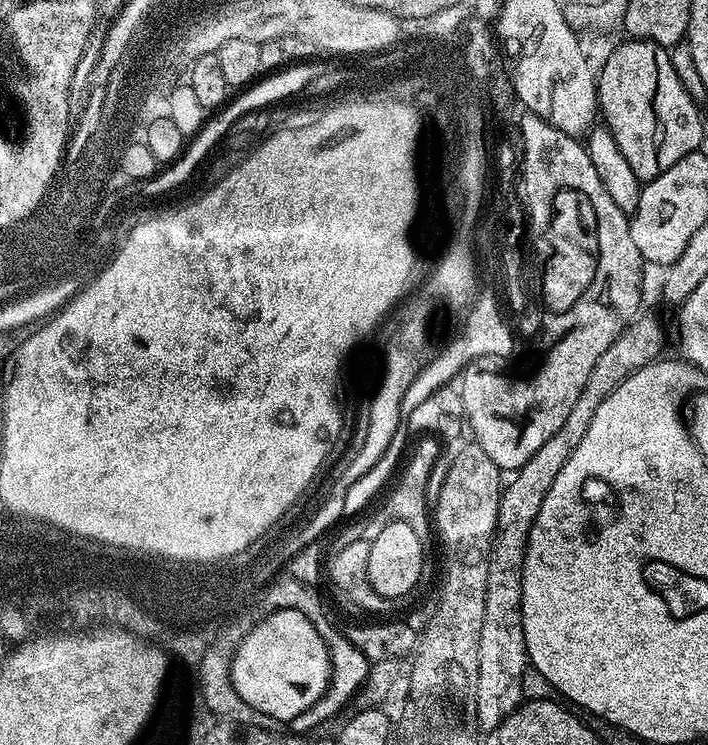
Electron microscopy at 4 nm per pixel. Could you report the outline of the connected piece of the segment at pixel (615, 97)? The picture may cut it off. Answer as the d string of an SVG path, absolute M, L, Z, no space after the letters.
M625 39L625 44L620 44L608 57L604 60L604 65L599 66L598 75L596 76L596 102L598 105L599 115L603 118L603 127L614 138L614 142L618 142L618 150L622 150L622 154L626 154L626 162L630 162L630 170L634 170L634 174L641 182L653 180L654 174L654 146L652 146L652 114L650 114L650 106L648 106L648 90L642 88L644 82L648 82L652 86L654 80L654 54L652 47L656 44L649 40L633 40Z

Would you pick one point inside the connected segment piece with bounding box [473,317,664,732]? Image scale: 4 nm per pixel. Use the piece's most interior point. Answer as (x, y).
(502, 659)

